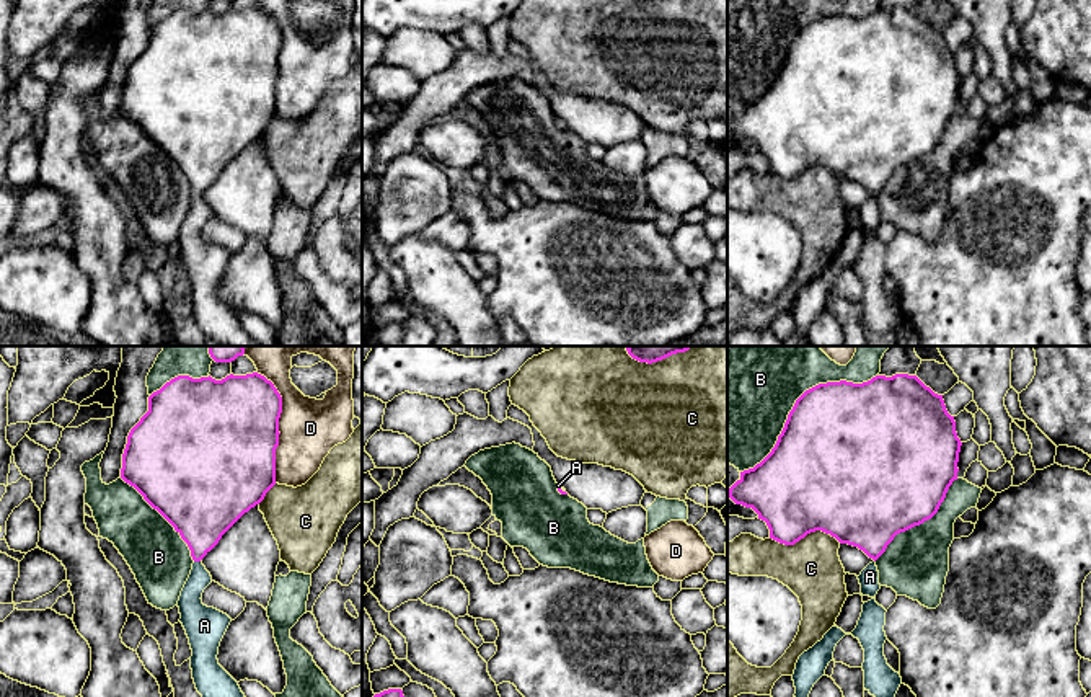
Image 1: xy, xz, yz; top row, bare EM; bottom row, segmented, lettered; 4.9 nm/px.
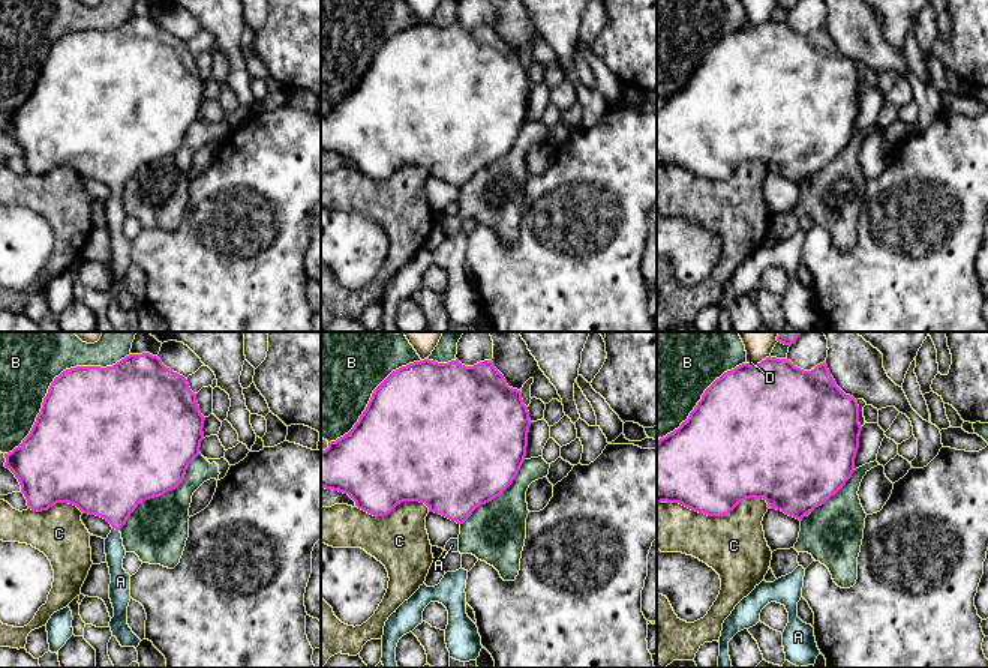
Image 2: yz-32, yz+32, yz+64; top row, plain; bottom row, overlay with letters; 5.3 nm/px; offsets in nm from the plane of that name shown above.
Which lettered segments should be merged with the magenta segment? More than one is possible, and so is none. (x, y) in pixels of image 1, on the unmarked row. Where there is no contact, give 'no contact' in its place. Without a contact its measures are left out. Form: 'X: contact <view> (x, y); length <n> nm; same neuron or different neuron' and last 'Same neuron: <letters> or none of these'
A: contact xy (198, 195); length 30 nm; same neuron
B: contact yz (796, 35); length 850 nm; different neuron
C: contact yz (806, 168); length 360 nm; different neuron
D: contact xy (278, 59); length 550 nm; different neuron
Same neuron: A

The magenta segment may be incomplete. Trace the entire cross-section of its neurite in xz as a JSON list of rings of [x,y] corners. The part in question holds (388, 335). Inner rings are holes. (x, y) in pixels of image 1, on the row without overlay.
[[[388,323],[373,330],[377,346],[403,346],[404,330],[401,323]]]

